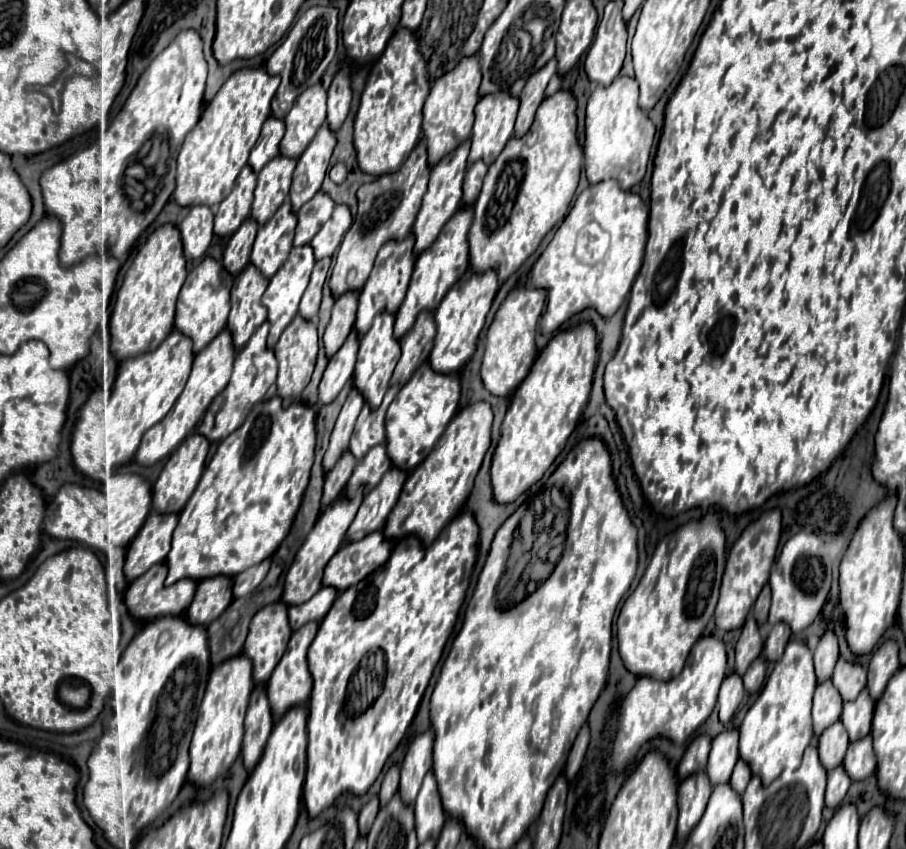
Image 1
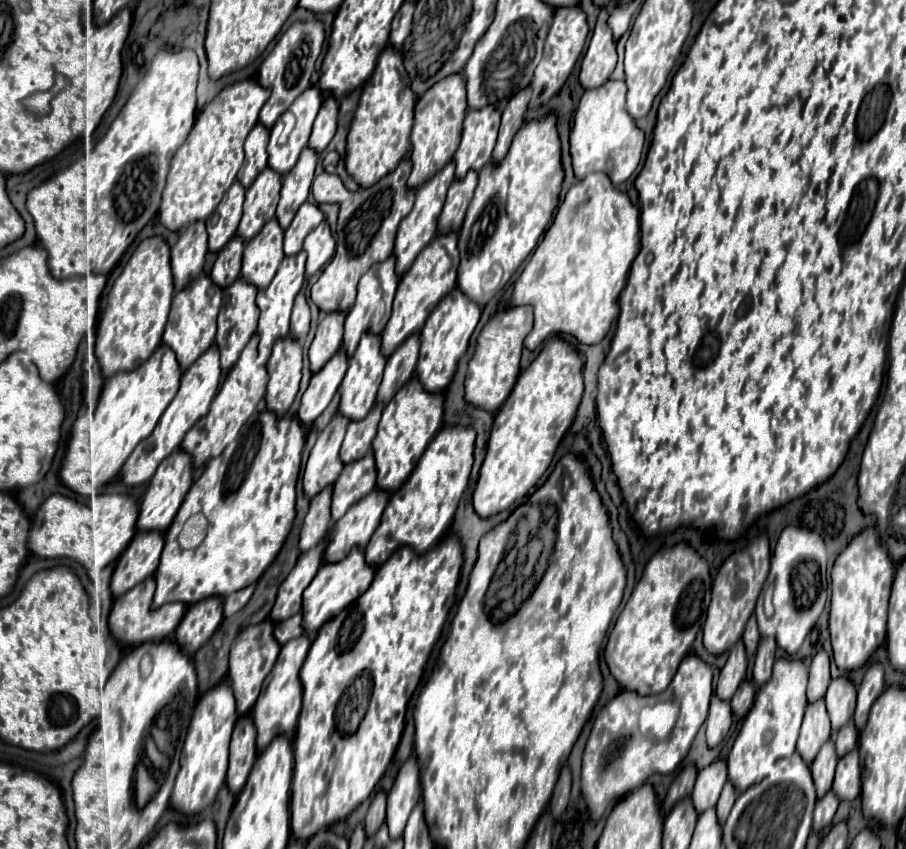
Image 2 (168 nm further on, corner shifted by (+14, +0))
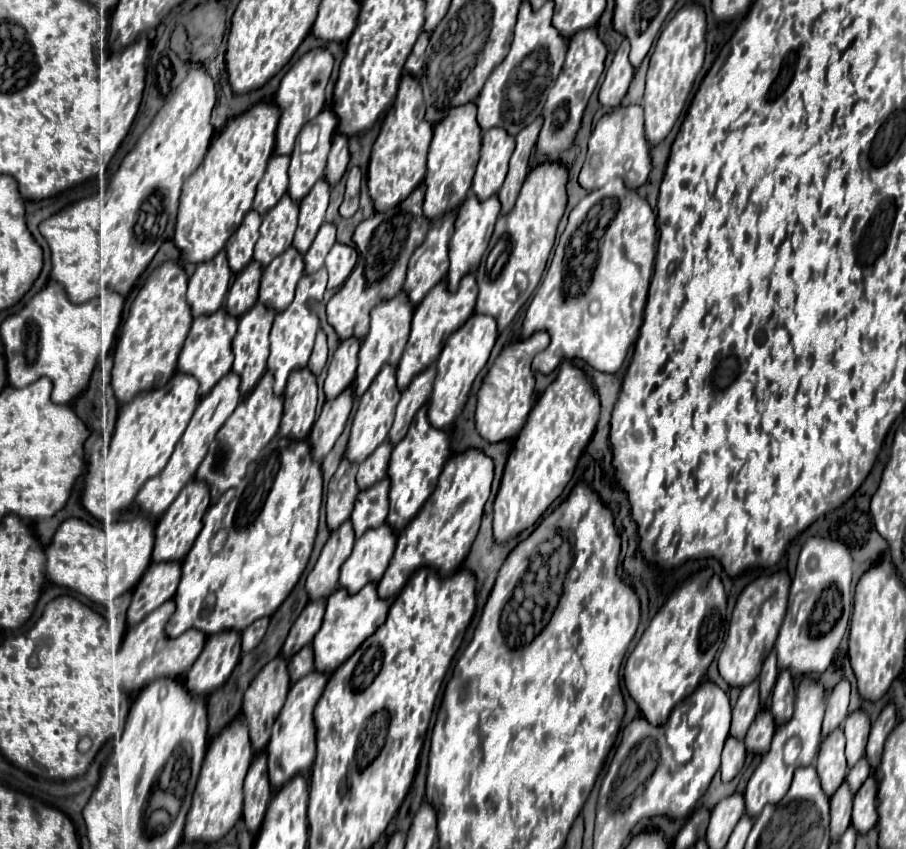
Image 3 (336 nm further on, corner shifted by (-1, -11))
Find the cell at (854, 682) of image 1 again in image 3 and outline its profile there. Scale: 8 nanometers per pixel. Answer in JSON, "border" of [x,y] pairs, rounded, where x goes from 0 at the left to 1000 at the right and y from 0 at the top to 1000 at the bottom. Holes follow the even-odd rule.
{"border":[[[953,834],[939,839],[933,848],[933,869],[935,869],[935,881],[933,881],[933,890],[935,890],[935,900],[942,902],[953,888],[955,888],[955,879],[957,879],[957,865],[961,860],[961,848],[957,843],[957,839]]]}

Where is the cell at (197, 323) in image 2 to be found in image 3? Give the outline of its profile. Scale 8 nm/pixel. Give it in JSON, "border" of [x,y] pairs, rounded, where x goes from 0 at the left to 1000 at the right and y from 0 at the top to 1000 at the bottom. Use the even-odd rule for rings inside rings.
{"border":[[[242,363],[237,370],[220,372],[213,377],[213,384],[198,417],[195,436],[206,438],[220,448],[220,466],[226,466],[242,450],[242,445],[255,436],[255,429],[257,429],[255,400],[259,391],[262,391],[262,375],[255,372],[248,363]]]}

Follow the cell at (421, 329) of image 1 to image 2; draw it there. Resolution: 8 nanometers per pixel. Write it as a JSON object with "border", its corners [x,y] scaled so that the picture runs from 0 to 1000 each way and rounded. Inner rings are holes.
{"border":[[[453,395],[426,425],[426,437],[424,446],[417,458],[415,475],[428,477],[430,470],[437,465],[437,461],[455,444],[459,425],[461,425],[461,411],[464,411],[464,399],[461,395]]]}

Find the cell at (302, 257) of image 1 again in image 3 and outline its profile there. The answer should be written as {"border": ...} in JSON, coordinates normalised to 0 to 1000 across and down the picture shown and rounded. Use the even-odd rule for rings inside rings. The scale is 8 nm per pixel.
{"border":[[[354,316],[348,323],[337,323],[326,342],[326,351],[323,356],[317,360],[317,365],[306,367],[301,386],[299,386],[299,417],[295,424],[295,433],[301,438],[304,443],[304,464],[312,464],[315,459],[315,450],[321,436],[326,433],[334,433],[341,424],[341,417],[345,412],[345,403],[348,403],[348,393],[352,389],[352,375],[350,367],[345,367],[348,358],[352,358],[357,353],[357,344],[359,344],[359,335],[361,335],[361,318]]]}

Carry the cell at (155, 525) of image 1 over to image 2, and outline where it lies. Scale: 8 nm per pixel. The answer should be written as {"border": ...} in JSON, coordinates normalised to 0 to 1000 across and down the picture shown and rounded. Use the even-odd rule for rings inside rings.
{"border":[[[152,625],[141,647],[135,651],[135,656],[128,663],[121,689],[124,701],[132,703],[139,696],[143,696],[148,689],[168,680],[177,663],[179,644],[181,644],[181,630],[177,630],[174,625],[163,625],[155,630]]]}

